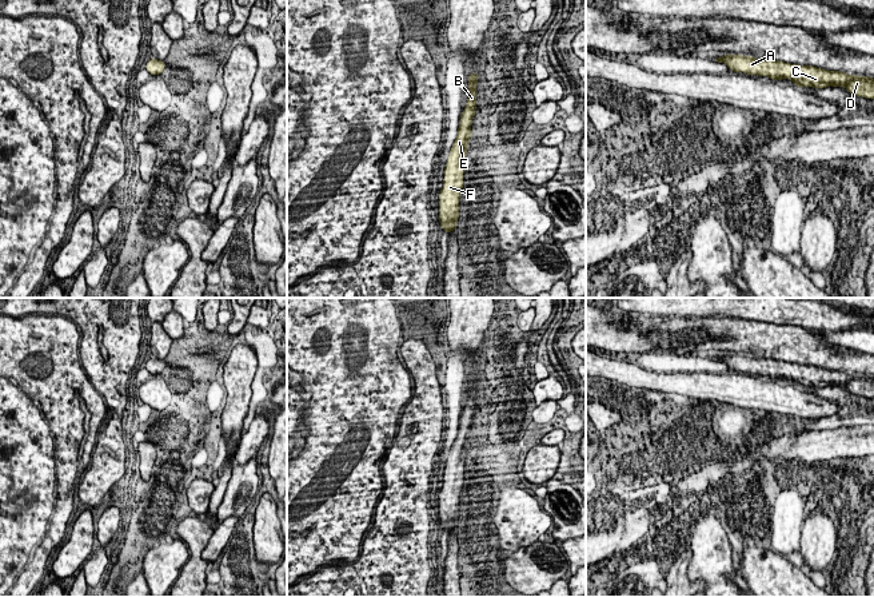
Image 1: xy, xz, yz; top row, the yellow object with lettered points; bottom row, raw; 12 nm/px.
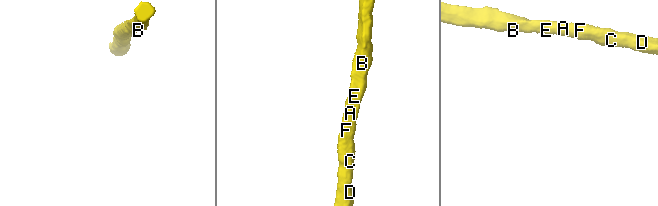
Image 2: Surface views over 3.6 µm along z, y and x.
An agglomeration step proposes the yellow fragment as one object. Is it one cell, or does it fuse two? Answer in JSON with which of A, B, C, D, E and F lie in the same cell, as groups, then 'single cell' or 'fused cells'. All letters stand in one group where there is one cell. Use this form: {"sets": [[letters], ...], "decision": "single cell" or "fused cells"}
{"sets": [["A", "B", "C", "D", "E", "F"]], "decision": "single cell"}

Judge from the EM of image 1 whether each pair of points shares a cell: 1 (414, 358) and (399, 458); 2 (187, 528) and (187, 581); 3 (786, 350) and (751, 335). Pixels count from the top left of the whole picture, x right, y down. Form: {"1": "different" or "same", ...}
{"1": "same", "2": "same", "3": "same"}

